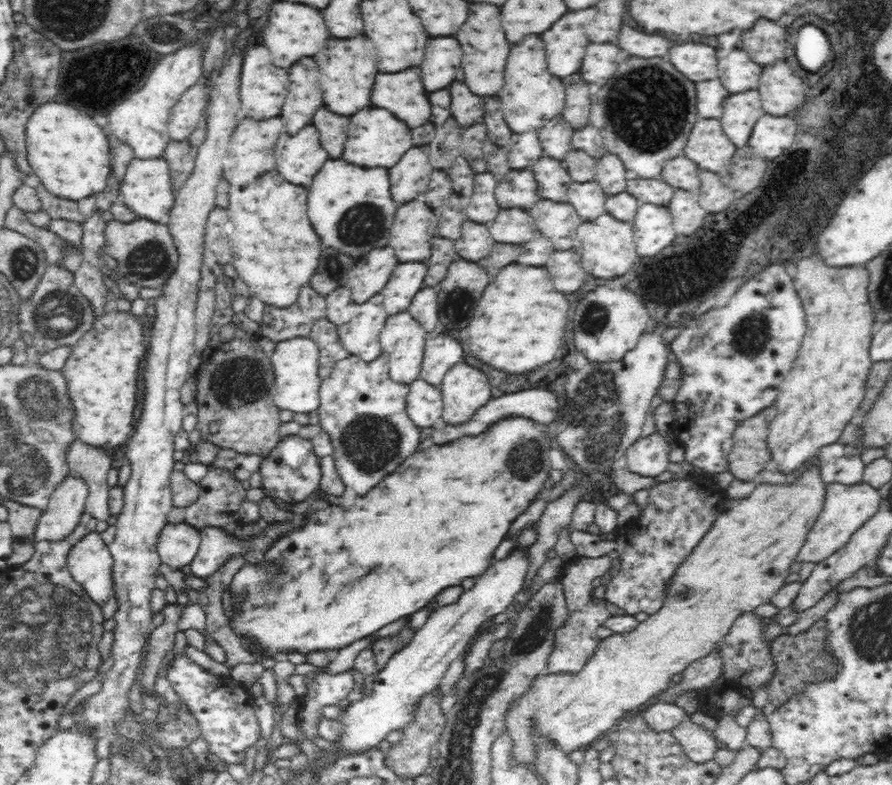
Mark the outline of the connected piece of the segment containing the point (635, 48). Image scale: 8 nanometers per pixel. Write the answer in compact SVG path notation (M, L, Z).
M624 26L618 44L622 50L626 50L630 56L640 56L640 58L654 58L654 56L668 56L670 42L662 36L648 36L644 32L638 32L634 28Z

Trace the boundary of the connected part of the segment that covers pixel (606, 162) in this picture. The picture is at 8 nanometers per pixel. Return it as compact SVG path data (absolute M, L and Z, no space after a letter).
M607 152L597 159L595 180L598 181L607 196L612 196L626 190L626 171L620 157Z

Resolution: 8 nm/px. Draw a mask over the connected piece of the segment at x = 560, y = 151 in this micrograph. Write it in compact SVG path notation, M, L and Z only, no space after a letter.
M562 115L554 117L539 128L536 133L544 154L561 161L570 151L571 139L576 130L568 124Z

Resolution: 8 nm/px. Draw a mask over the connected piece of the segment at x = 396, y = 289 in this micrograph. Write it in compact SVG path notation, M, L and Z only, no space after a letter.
M406 261L396 265L380 292L388 316L409 310L414 295L424 287L426 273L425 262Z

